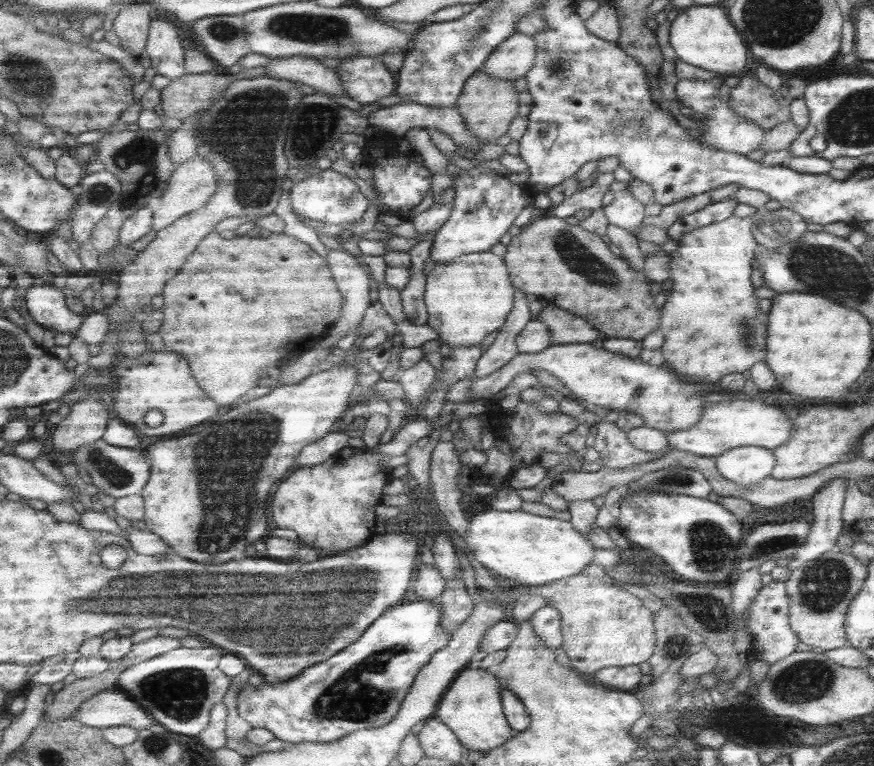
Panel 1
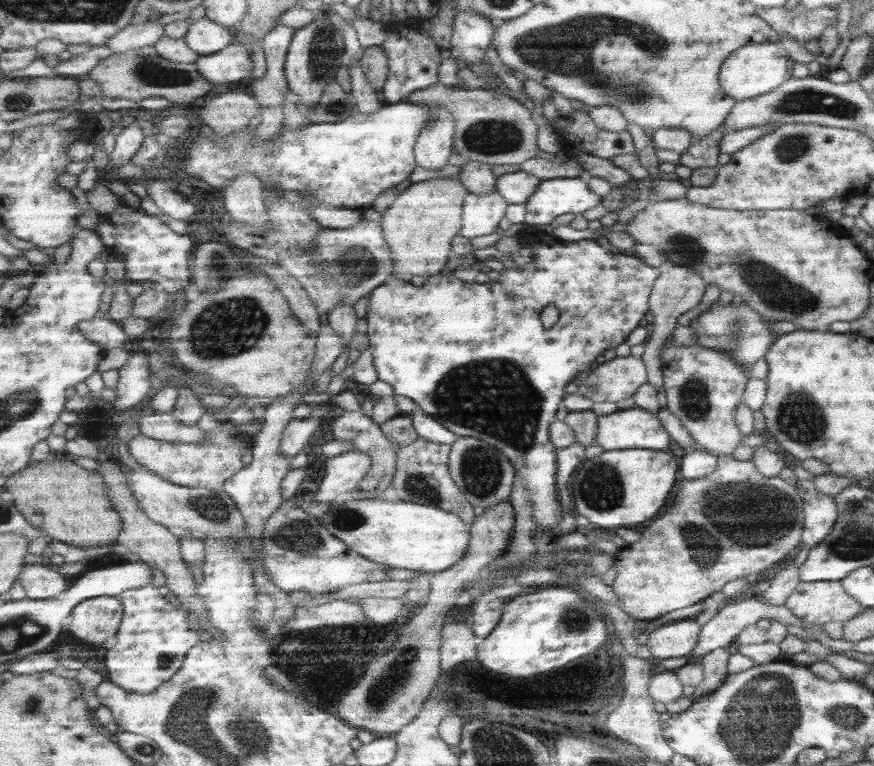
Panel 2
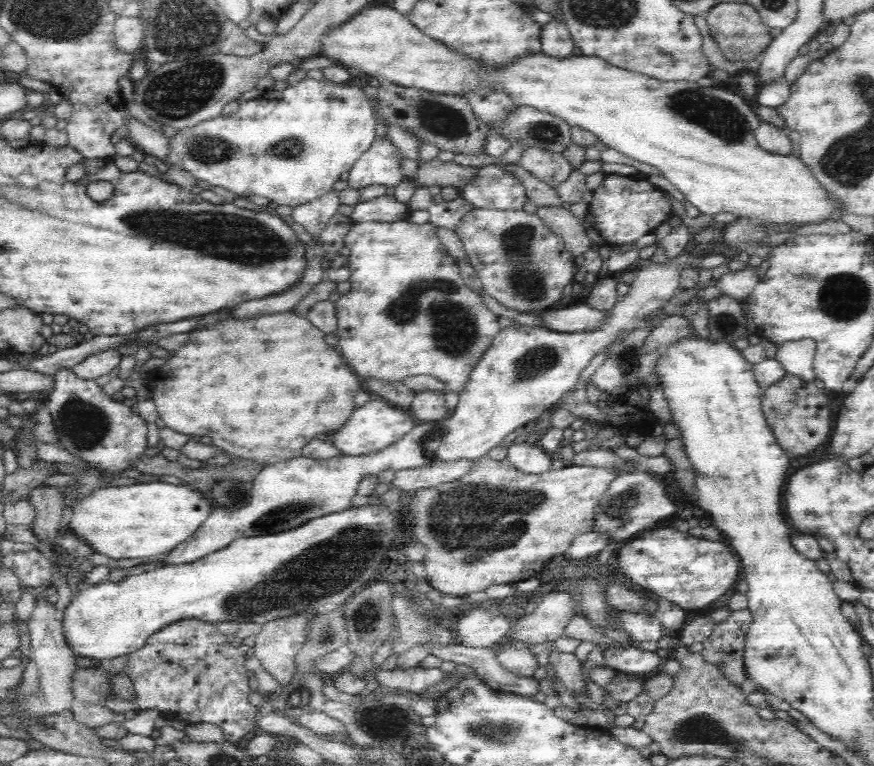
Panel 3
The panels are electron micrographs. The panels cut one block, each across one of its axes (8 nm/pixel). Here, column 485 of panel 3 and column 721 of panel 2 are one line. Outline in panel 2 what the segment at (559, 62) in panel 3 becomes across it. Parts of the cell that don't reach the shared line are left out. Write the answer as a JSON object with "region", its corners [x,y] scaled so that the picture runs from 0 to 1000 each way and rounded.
{"region":[[[891,56],[851,59],[828,76],[822,93],[822,110],[825,119],[842,133],[859,129],[886,117],[906,102],[907,84]]]}

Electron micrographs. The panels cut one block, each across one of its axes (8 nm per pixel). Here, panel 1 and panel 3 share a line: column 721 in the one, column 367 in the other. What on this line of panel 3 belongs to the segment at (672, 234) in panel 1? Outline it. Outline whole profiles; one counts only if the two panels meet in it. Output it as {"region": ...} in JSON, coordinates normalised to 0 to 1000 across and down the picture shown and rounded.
{"region":[[[437,253],[427,260],[413,261],[405,269],[402,287],[453,290],[466,287],[469,279],[467,265],[457,262],[449,253]]]}

